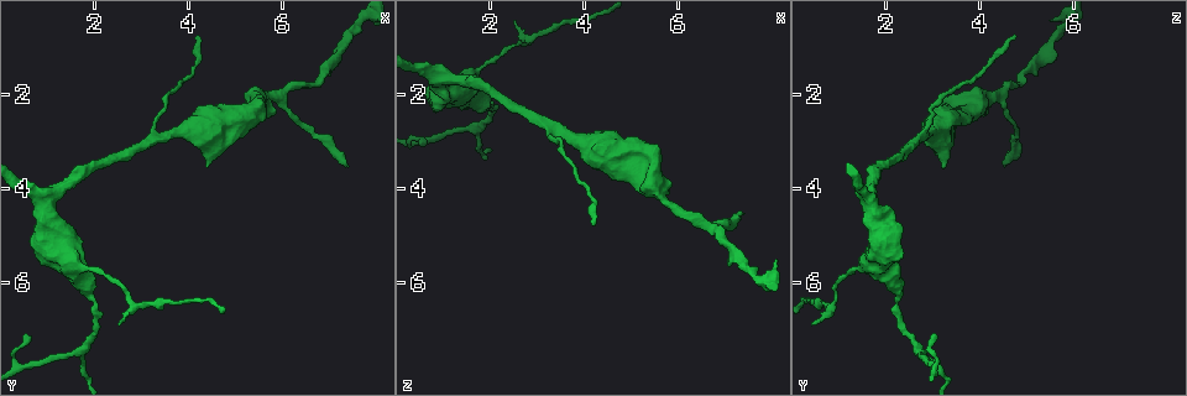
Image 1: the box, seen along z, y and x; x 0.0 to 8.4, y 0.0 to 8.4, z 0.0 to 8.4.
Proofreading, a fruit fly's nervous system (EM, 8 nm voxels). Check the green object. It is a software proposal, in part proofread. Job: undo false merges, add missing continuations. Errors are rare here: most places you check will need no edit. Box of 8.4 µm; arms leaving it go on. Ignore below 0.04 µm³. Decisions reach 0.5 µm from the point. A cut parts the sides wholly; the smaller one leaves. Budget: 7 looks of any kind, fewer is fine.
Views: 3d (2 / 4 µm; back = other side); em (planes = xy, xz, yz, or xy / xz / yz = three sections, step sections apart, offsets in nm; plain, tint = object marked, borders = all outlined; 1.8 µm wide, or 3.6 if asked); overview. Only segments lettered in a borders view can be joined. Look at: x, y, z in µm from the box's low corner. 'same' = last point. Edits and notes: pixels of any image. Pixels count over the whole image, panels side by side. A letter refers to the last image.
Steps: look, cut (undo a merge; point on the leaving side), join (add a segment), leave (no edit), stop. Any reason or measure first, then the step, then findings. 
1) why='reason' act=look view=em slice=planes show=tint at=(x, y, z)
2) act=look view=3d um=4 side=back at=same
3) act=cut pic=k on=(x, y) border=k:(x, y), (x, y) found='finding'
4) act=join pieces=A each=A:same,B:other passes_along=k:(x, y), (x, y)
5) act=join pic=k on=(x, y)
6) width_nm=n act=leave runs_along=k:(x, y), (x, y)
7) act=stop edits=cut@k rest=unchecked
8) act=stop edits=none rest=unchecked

why='an open end' act=look view=em um=3.6 slice=planes show=borders at=(4.40, 3.50, 3.20)

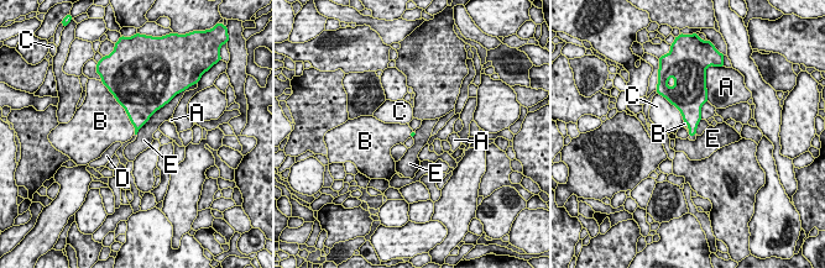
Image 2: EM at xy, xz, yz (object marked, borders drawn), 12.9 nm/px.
act=leave each=A:other,B:other,C:other,D:other,E:other border=2:(113, 94), (134, 126), (134, 135) found='no lettered segment goes on from it'

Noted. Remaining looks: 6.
why='tapers out' act=look view=em slice=planes show=borders at=(0.65, 7.15, 3.00)

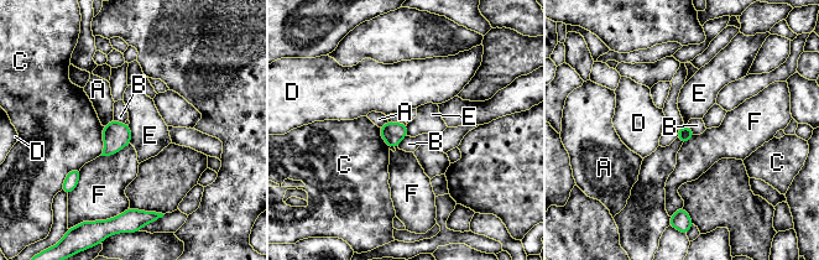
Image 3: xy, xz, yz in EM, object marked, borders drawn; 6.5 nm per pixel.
act=leave each=A:other,B:other,C:other,D:other,E:other,F:other border=3:(128, 125), (130, 142) found='no lettered segment goes on from it'

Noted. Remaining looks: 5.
act=look view=3d um=2 at=(4.20, 0.75, 4.75)

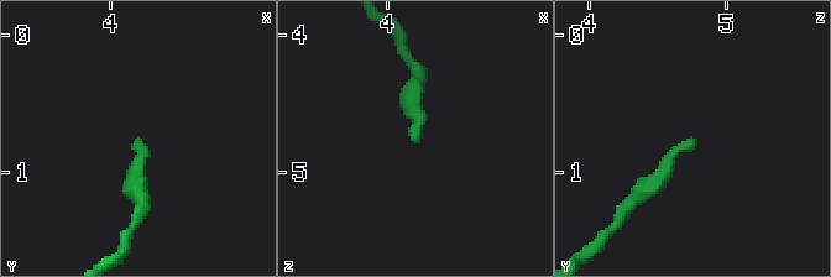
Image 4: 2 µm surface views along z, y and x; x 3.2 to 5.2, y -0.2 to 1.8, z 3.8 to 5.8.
why='need the tissue' act=look view=em slice=planes show=plain at=(4.20, 0.74, 4.80)

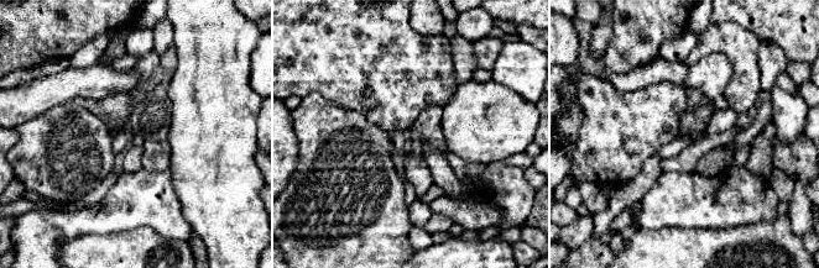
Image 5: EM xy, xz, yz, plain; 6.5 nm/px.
why='what lies round it' act=look view=em slice=planes show=borders at=same

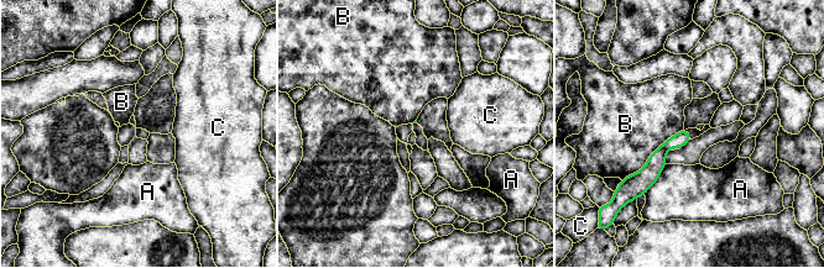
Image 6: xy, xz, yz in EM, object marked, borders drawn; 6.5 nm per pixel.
act=leave each=A:other,B:other,C:other found='none of them fits'

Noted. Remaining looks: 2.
act=stop edits=none rest=unchecked

